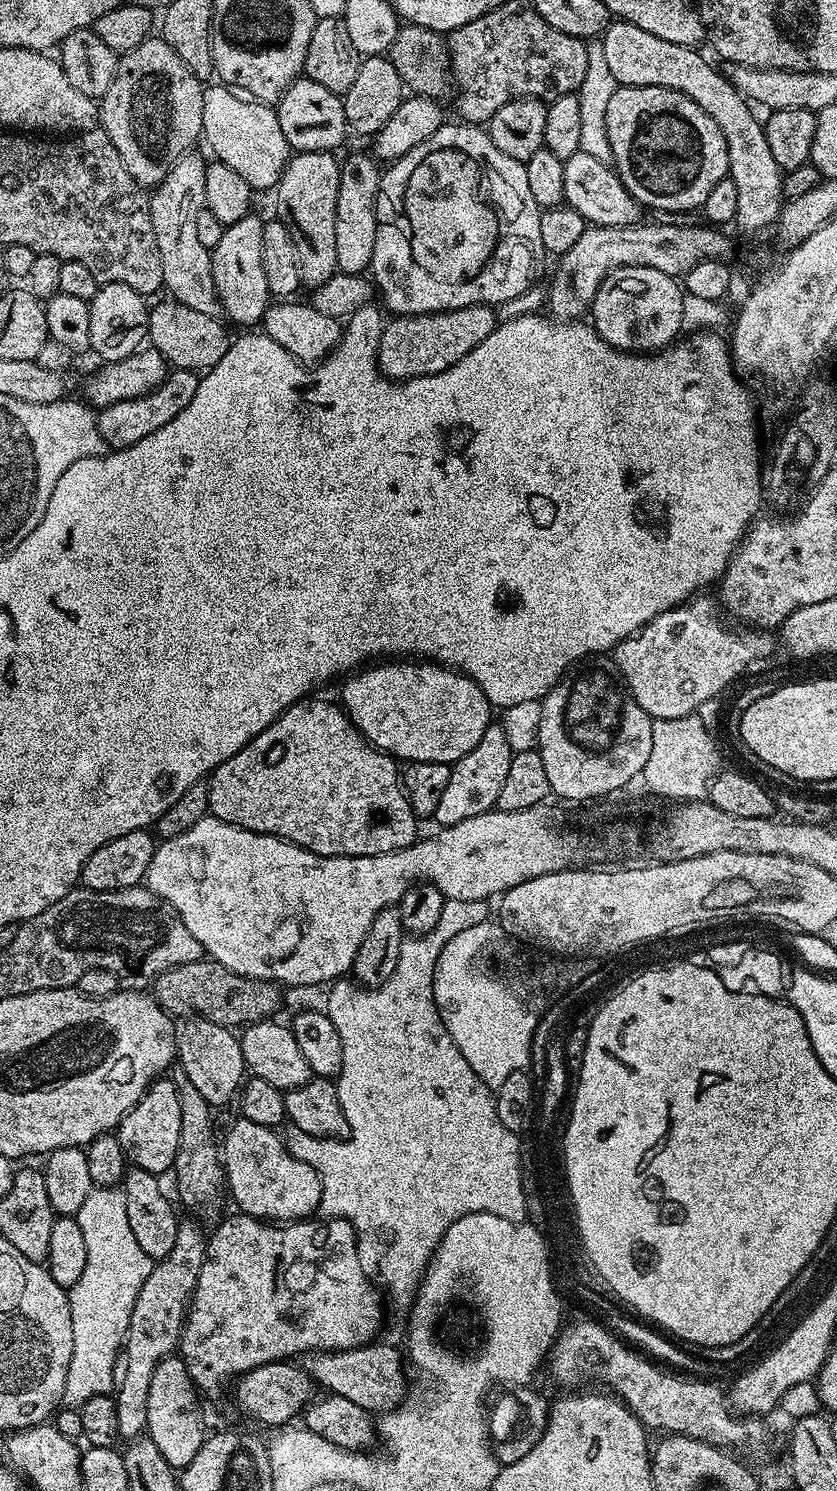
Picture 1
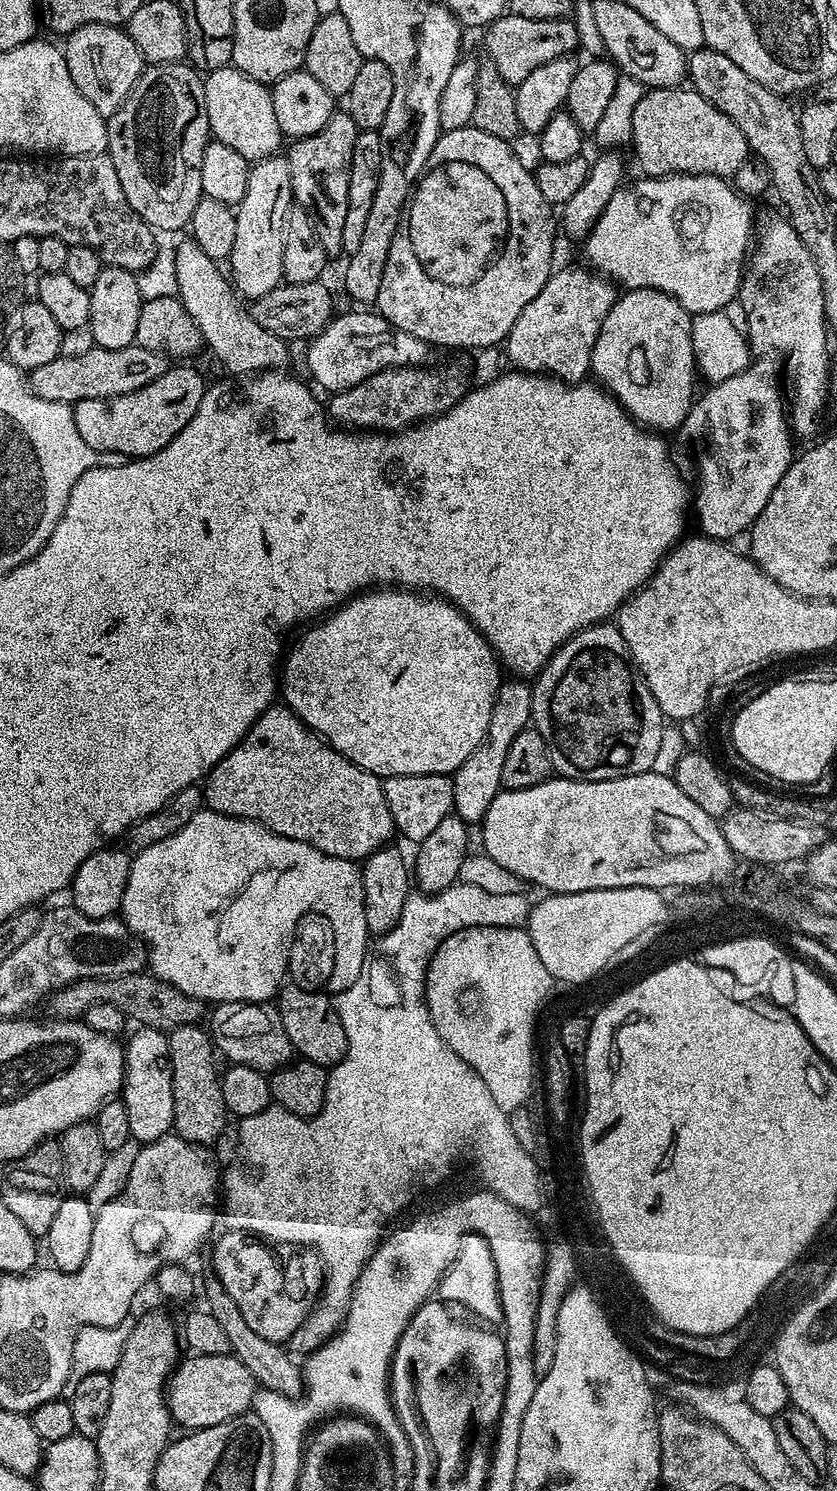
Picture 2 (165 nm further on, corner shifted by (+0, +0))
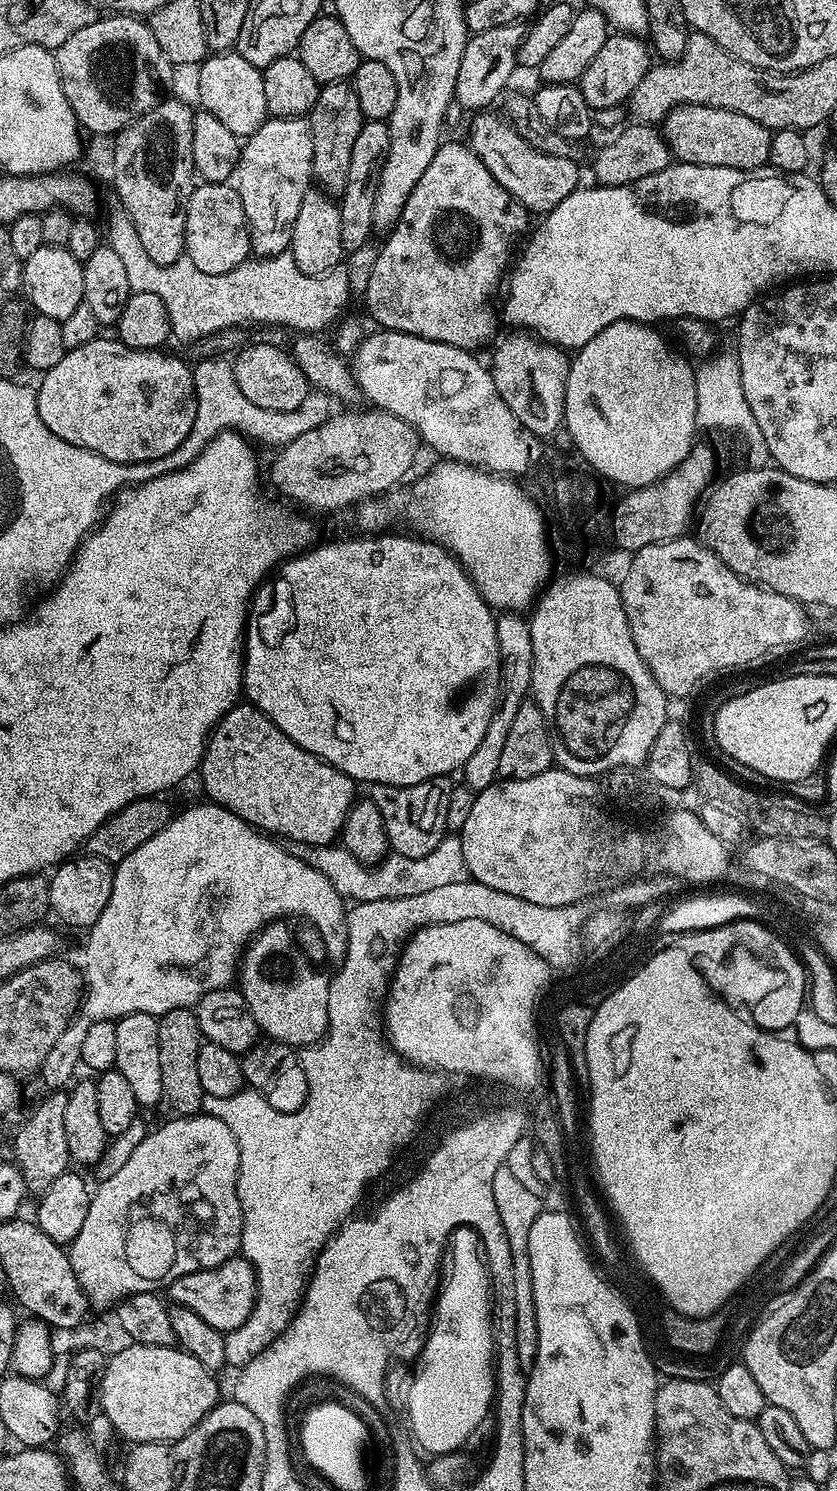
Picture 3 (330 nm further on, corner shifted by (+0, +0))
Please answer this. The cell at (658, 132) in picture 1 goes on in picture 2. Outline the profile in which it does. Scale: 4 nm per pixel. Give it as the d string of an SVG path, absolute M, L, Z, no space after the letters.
M688 86L650 88L645 91L642 102L638 102L638 106L634 108L634 134L632 135L630 148L631 151L636 151L636 160L640 163L641 170L644 171L641 173L648 178L654 176L723 176L731 178L738 170L738 166L742 166L742 162L749 159L750 156L750 149L742 130L738 130L738 126L734 126L734 122L730 122L730 118L726 118L726 114L722 114L722 110L710 106L710 102L706 102L706 98L702 98Z

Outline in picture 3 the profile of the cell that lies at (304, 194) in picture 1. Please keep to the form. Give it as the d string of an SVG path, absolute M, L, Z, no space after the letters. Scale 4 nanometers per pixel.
M343 80L323 85L306 119L314 146L312 179L323 191L339 194L346 186L346 178L350 170L350 154L354 151L358 130L362 130L365 121L358 104L358 94L352 89L351 83Z

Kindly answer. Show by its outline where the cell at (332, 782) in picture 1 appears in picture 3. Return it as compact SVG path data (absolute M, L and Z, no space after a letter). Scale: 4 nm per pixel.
M247 702L234 705L213 728L208 745L204 747L204 757L200 760L199 776L208 795L205 797L211 803L221 804L253 828L273 838L296 839L314 845L331 845L343 833L348 812L358 798L357 781L340 772L333 764L327 764L325 760L302 750L302 746L286 738L286 734L282 734L282 730L278 730L266 714Z

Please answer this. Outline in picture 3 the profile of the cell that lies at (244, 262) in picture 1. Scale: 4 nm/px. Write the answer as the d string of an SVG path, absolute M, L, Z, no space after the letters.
M294 116L269 118L265 120L261 128L254 130L252 136L243 141L240 161L234 177L234 187L238 198L242 198L242 210L246 214L252 252L256 256L273 256L291 249L294 218L298 218L298 206L302 206L302 198L308 193L308 189L313 183L313 158L312 135L308 129L307 119L304 118Z

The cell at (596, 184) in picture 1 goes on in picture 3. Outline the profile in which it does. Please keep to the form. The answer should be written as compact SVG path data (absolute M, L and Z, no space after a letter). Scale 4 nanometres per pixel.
M484 110L472 120L472 129L466 137L473 154L482 161L492 177L511 194L529 213L547 214L562 202L581 183L577 161L554 158L542 154L503 115L495 116L492 110Z

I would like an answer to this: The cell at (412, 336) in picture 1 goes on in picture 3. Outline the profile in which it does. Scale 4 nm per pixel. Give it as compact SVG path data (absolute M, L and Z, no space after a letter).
M375 406L367 410L337 411L322 426L283 445L272 464L273 486L286 499L316 512L336 512L390 491L411 470L422 441L410 422Z

